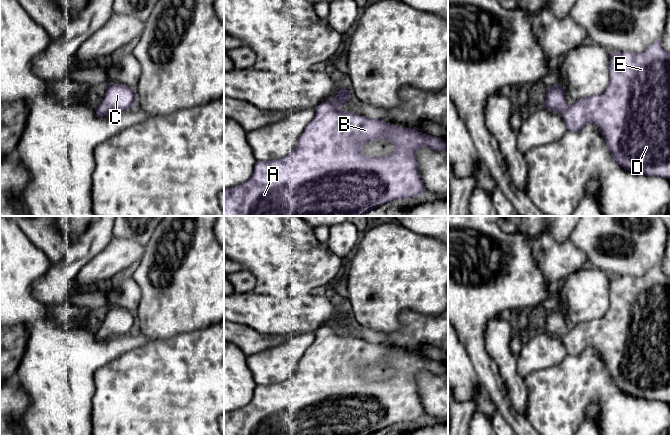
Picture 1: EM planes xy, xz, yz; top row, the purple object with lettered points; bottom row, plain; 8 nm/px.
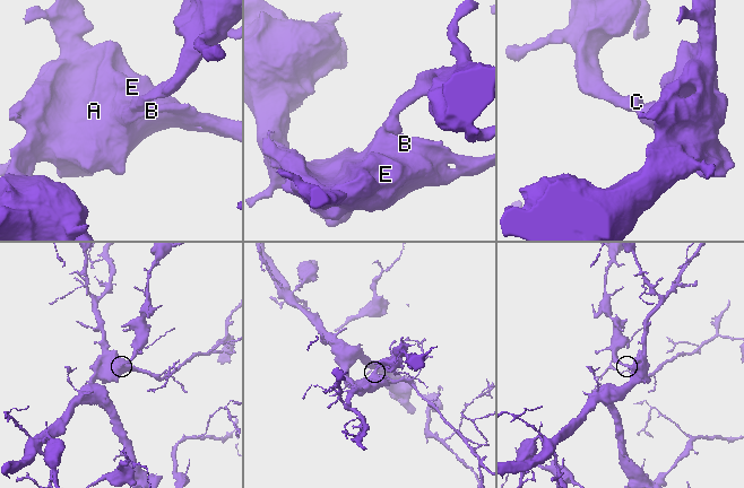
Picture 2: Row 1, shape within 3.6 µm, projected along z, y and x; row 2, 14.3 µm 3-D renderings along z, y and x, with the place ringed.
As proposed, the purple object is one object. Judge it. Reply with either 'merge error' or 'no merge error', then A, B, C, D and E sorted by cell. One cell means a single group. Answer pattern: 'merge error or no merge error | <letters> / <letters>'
no merge error | A B C D E

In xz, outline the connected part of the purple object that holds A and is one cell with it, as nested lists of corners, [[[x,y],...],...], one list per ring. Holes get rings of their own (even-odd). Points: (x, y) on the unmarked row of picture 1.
[[[342,311],[339,317],[331,322],[329,326],[323,326],[318,329],[315,332],[314,342],[306,350],[296,370],[287,380],[272,385],[257,385],[254,390],[253,399],[247,406],[230,413],[224,413],[224,435],[370,435],[393,424],[423,419],[426,412],[421,403],[419,387],[416,382],[417,376],[422,371],[429,371],[435,375],[448,374],[447,366],[441,362],[424,358],[412,352],[397,351],[396,349],[386,347],[381,343],[370,343],[364,339],[340,334],[339,331],[349,325],[350,319],[351,314]],[[384,362],[387,362],[395,370],[395,374],[391,378],[368,381],[363,377],[363,371],[367,367],[373,367],[377,363]]]

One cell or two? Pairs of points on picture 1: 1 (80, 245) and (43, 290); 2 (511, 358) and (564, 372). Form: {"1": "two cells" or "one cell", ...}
{"1": "one cell", "2": "two cells"}

